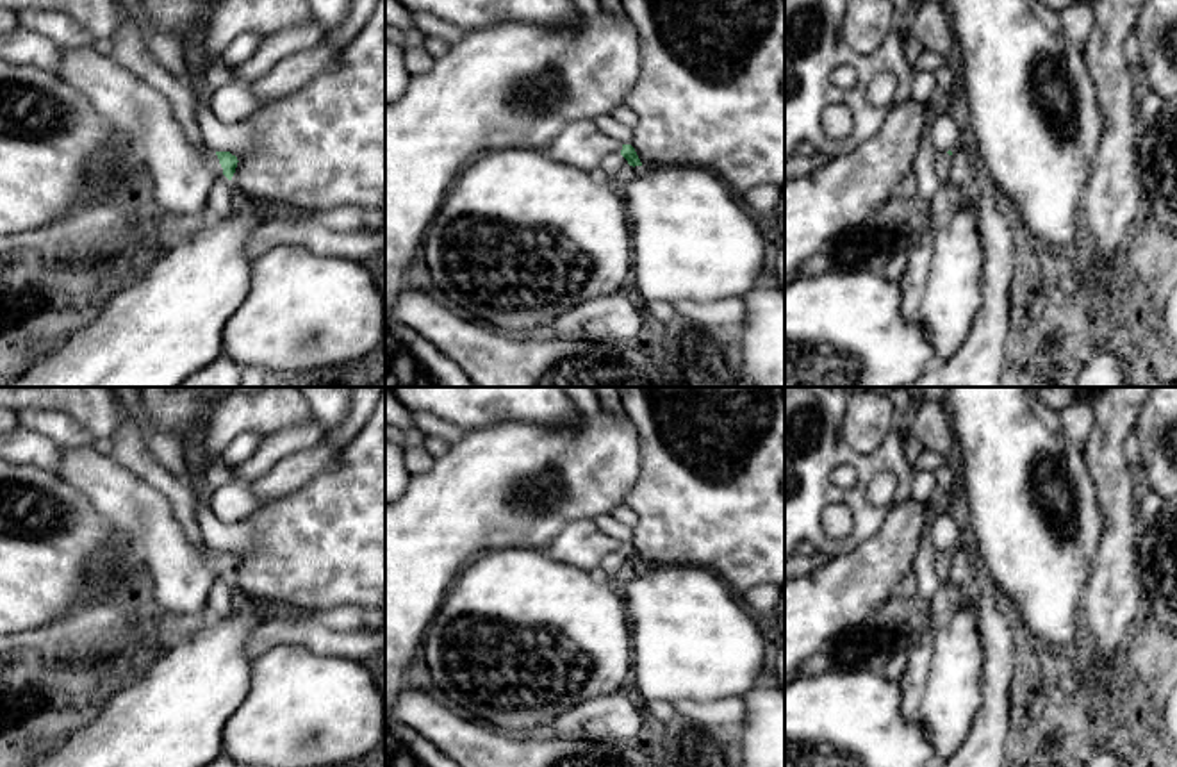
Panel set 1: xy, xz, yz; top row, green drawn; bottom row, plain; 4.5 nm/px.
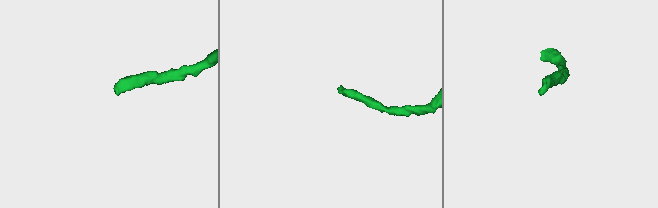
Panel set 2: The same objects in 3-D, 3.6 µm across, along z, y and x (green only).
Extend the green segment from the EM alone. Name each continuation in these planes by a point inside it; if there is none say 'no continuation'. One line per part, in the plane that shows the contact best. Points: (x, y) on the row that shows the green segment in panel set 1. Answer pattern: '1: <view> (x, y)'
1: xy (179, 177)

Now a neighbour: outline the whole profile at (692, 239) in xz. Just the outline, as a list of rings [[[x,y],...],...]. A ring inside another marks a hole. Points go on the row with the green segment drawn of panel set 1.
[[[683,164],[635,166],[617,182],[631,230],[630,291],[640,305],[649,301],[712,303],[745,298],[765,268],[767,225],[745,209],[740,196],[706,168]]]

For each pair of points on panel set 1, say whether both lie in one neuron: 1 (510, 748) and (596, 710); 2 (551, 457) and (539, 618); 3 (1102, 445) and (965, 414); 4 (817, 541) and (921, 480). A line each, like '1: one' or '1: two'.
1: two
2: two
3: two
4: two

